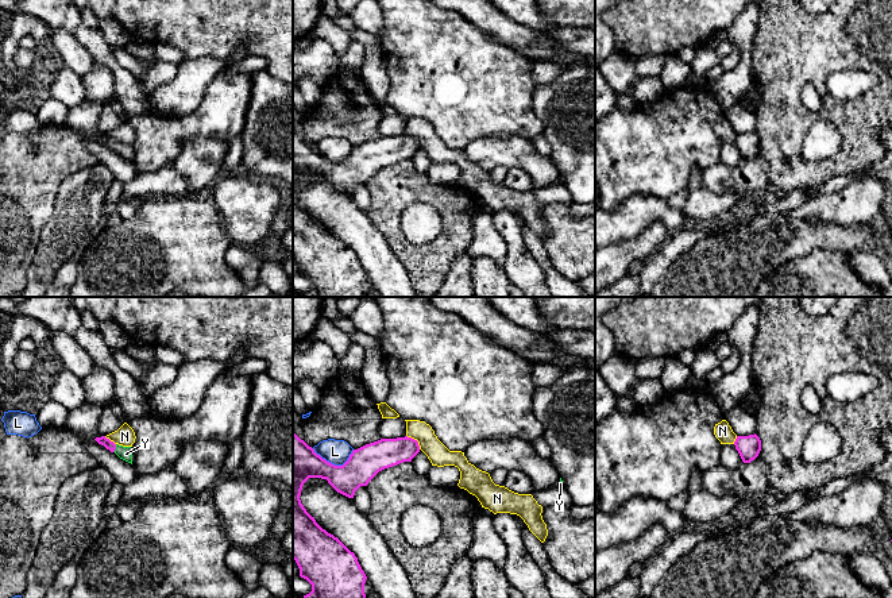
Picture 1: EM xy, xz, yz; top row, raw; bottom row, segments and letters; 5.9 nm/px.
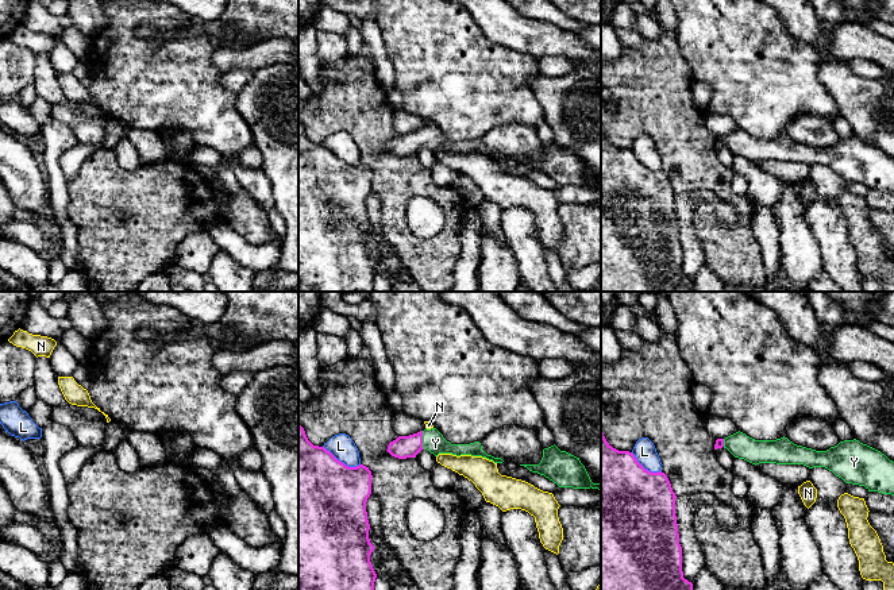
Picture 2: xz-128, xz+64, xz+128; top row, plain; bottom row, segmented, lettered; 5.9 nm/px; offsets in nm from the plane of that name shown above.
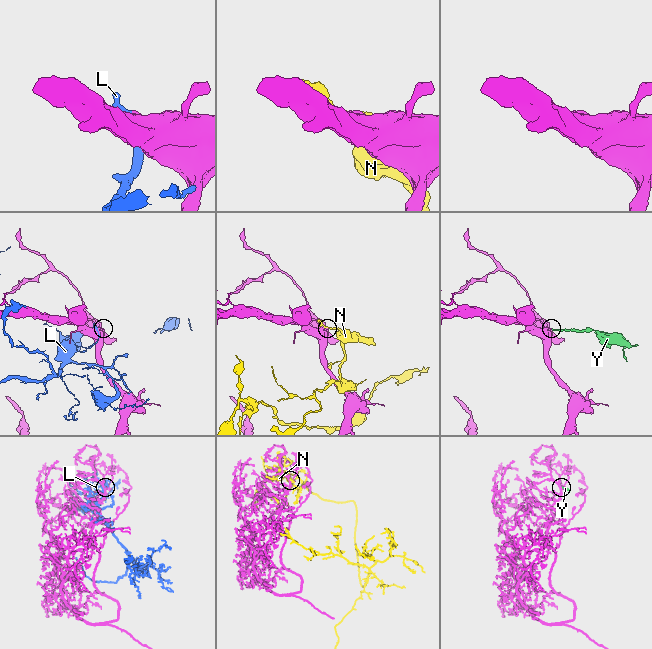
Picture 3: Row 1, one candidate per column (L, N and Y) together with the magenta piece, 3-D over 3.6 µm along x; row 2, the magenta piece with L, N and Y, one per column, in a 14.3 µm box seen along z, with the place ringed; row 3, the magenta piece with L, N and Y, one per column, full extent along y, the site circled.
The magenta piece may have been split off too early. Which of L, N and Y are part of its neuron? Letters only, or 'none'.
Y

